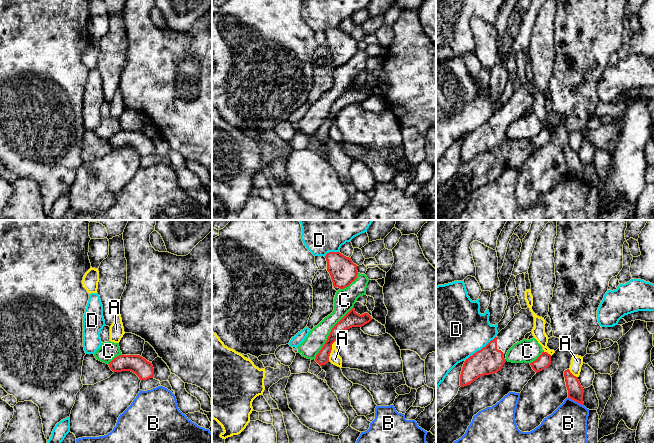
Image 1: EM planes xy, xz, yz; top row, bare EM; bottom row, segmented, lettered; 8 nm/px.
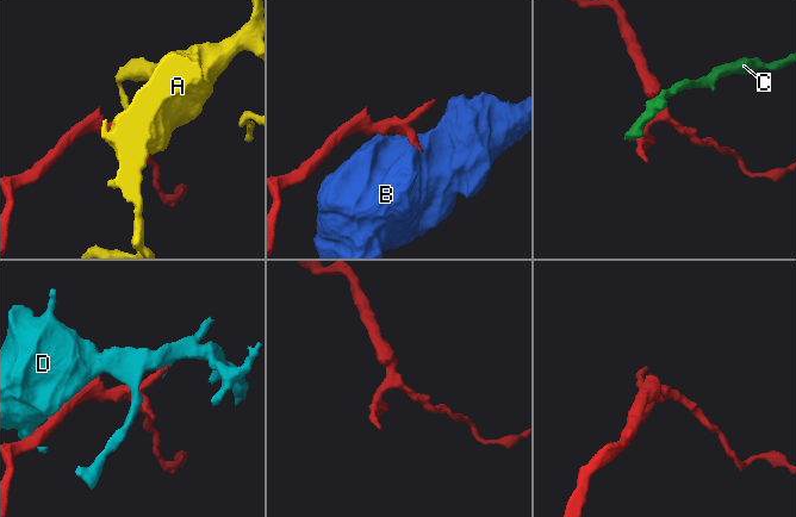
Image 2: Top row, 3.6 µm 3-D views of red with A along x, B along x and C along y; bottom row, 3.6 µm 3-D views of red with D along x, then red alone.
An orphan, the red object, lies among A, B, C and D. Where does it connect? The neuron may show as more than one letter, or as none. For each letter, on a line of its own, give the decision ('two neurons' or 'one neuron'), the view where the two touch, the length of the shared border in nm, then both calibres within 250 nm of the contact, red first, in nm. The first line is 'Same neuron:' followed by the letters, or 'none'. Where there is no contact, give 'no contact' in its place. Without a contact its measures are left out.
Same neuron: none
A: two neurons | xz | 180 nm | 100/90 nm
B: two neurons | yz | 150 nm | 130/360 nm
C: two neurons | xz | 550 nm | 130/160 nm
D: two neurons | yz | 280 nm | 220/460 nm

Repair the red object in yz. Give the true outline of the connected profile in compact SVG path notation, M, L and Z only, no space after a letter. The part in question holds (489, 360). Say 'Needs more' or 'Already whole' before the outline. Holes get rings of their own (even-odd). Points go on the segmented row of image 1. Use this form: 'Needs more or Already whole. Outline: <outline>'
Needs more. Outline: M530 308L521 309L493 340L465 360L460 386L467 386L481 376L500 371L506 362L508 350L522 341L527 333L532 332L533 327L534 317Z

